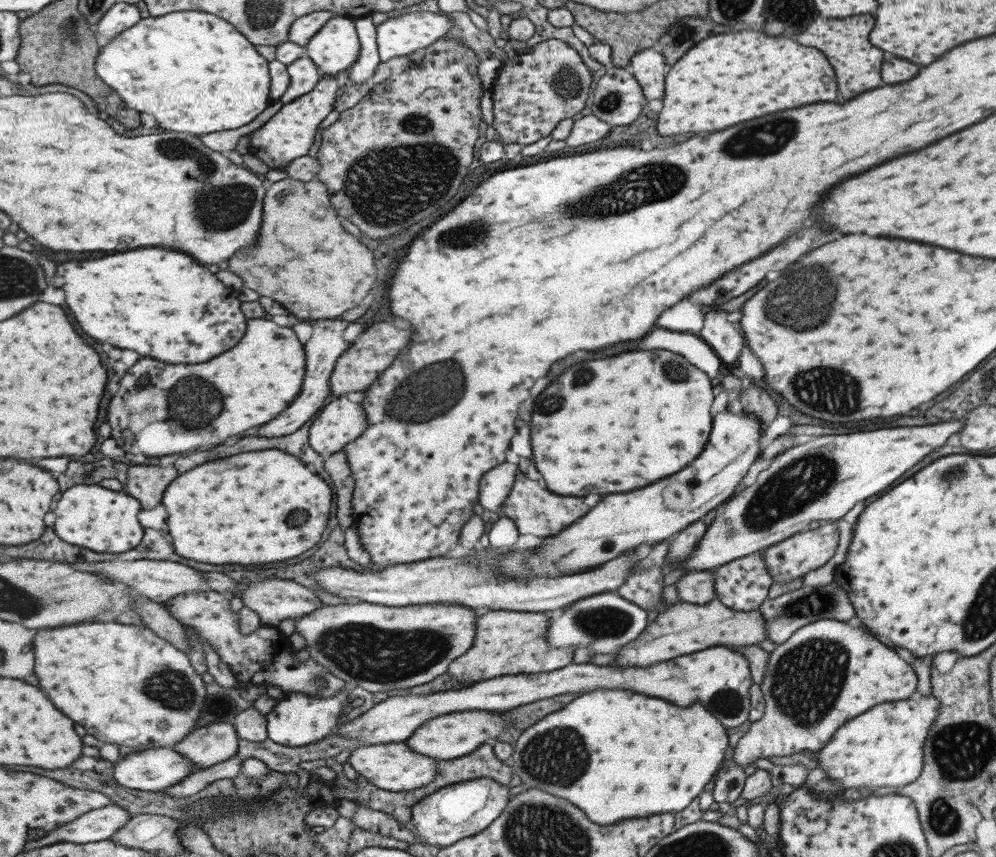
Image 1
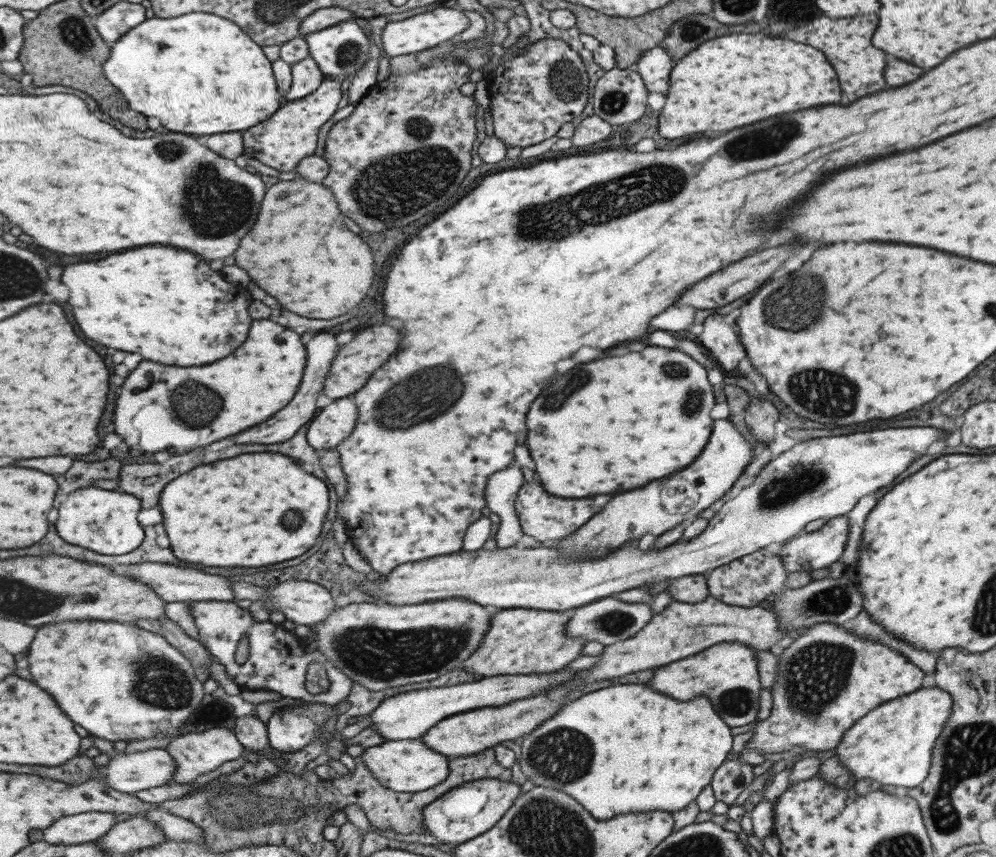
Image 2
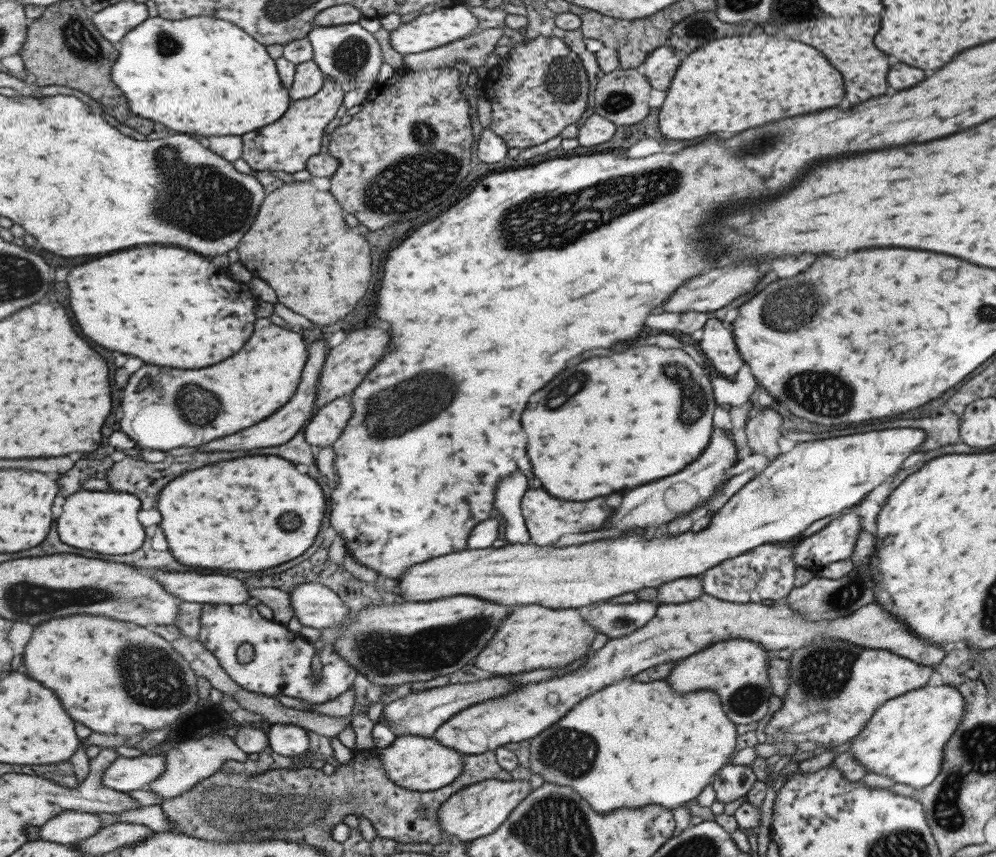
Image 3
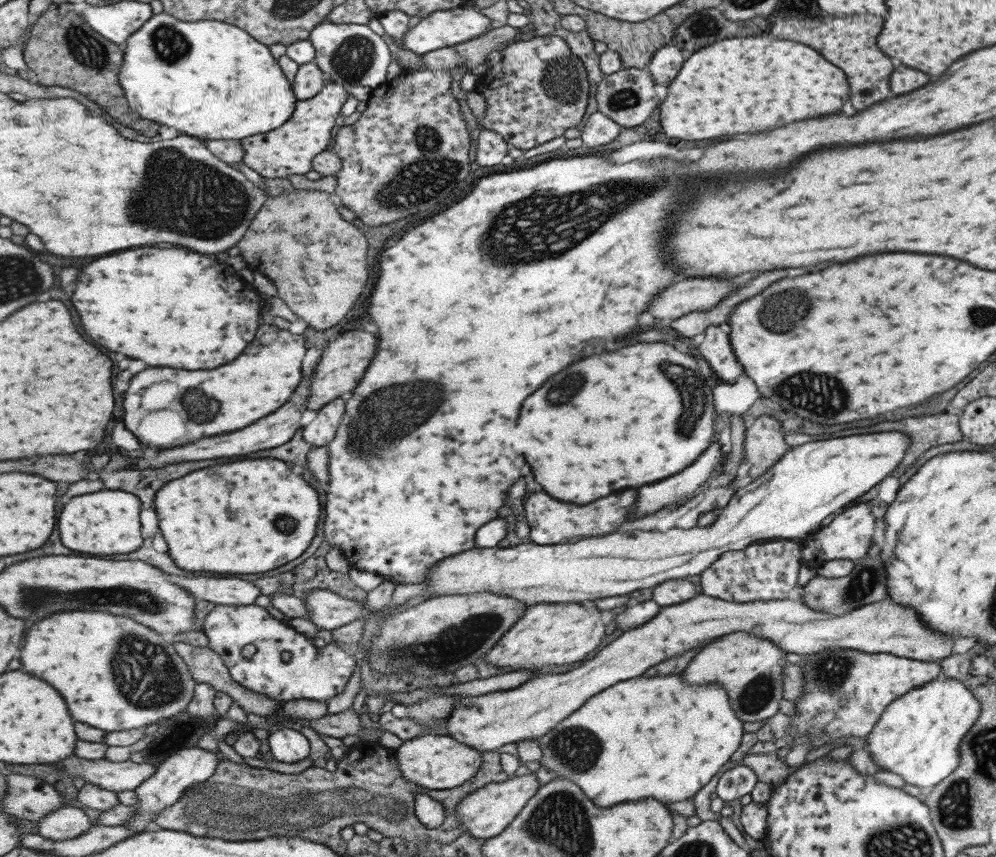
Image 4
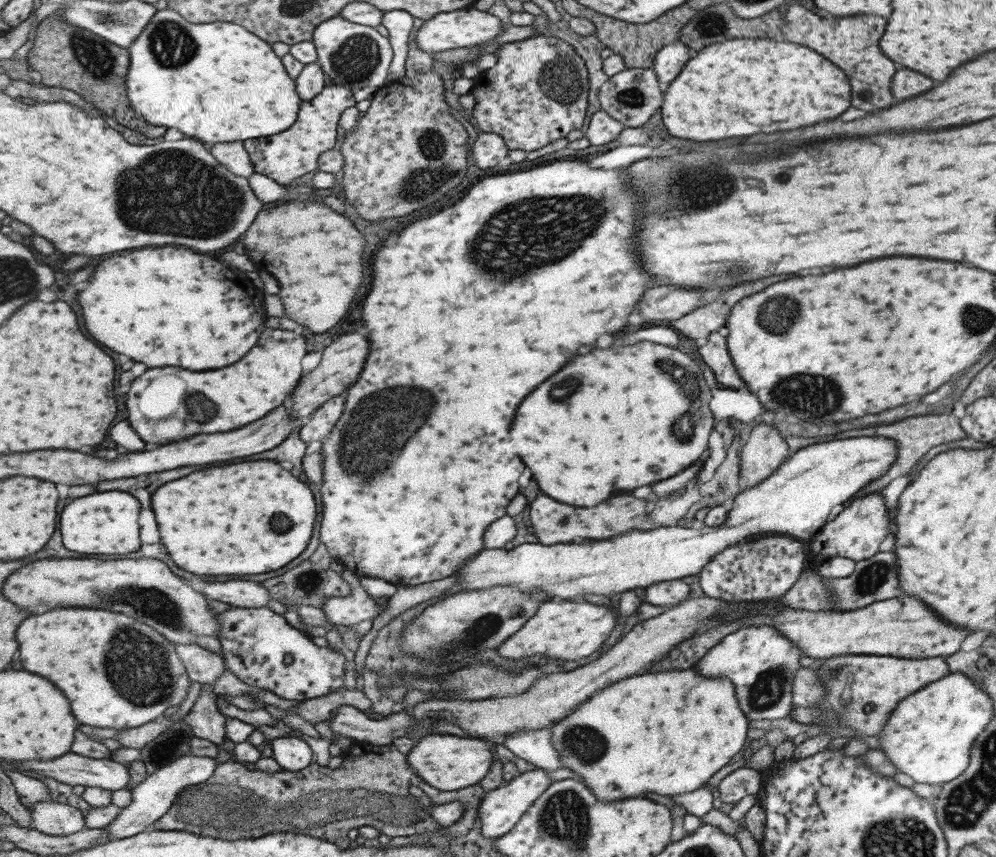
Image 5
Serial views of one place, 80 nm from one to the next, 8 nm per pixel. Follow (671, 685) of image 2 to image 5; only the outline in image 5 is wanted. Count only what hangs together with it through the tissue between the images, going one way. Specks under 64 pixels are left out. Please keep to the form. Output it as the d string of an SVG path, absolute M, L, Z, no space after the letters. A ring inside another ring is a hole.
M762 625L743 627L723 636L713 647L707 649L707 652L695 663L695 670L707 678L730 680L731 685L735 687L735 700L739 704L739 710L748 720L782 719L789 715L789 708L793 705L791 702L793 684L791 678L801 668L797 660L801 655L804 656L804 652L773 627Z

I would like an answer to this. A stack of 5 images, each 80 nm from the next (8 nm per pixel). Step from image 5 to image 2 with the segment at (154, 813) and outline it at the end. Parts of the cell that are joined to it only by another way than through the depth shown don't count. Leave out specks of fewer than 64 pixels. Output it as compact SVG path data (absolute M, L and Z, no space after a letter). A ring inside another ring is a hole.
M217 727L205 732L187 733L186 735L175 737L171 740L167 749L173 755L178 766L172 782L179 784L193 782L197 776L207 774L207 772L215 770L217 766L221 766L221 764L225 764L229 760L237 760L246 750L235 731L225 727Z

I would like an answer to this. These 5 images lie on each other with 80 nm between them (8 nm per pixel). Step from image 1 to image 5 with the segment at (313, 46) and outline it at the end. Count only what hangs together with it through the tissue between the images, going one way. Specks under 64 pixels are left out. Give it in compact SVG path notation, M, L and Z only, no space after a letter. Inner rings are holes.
M338 15L319 24L315 29L312 40L318 50L318 63L323 71L329 75L334 85L345 85L355 92L357 103L362 100L372 100L376 92L385 86L385 82L391 74L391 65L394 59L394 48L389 38L379 34L375 27L365 26L349 22L346 18Z

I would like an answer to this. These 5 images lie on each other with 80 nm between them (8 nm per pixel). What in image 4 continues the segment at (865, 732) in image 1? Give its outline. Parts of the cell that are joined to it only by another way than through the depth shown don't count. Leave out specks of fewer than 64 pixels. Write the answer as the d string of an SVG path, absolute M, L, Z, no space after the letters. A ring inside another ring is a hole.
M954 678L937 680L891 701L863 737L864 750L882 770L898 774L905 784L935 786L958 763L958 744L979 714L979 702Z

